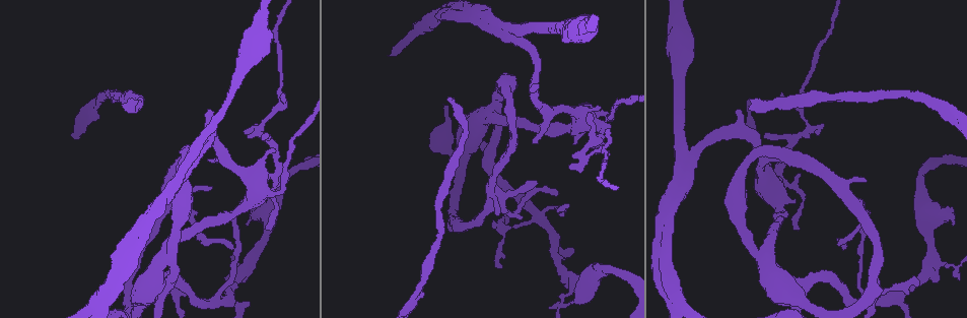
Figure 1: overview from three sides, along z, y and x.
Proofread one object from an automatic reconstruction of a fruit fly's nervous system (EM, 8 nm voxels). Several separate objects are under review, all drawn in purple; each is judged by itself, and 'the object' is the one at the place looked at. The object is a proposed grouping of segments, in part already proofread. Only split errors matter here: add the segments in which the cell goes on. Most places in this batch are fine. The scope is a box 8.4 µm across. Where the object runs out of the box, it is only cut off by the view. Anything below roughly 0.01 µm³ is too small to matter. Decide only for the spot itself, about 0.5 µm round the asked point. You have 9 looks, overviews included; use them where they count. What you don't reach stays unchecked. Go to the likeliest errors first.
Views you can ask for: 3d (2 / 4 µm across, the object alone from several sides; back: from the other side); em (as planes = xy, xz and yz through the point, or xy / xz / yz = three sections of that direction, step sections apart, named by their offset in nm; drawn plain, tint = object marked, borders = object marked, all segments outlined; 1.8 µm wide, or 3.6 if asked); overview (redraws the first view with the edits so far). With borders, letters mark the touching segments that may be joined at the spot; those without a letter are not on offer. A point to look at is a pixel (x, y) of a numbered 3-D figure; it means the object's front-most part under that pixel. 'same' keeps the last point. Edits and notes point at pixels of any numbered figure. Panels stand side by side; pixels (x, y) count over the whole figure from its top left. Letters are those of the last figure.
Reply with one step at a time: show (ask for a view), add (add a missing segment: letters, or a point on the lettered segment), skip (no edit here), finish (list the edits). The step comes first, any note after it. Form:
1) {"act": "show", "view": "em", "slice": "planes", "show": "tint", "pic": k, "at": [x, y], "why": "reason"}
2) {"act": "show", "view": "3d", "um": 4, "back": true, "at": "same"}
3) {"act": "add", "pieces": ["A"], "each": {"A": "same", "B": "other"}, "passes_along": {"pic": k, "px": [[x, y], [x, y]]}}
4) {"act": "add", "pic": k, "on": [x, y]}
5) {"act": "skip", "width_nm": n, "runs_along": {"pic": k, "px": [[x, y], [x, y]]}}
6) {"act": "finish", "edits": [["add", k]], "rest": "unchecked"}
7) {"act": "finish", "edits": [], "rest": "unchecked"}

{"act": "show", "view": "em", "slice": "planes", "show": "borders", "pic": 1, "at": [603, 125], "why": "arms part here"}

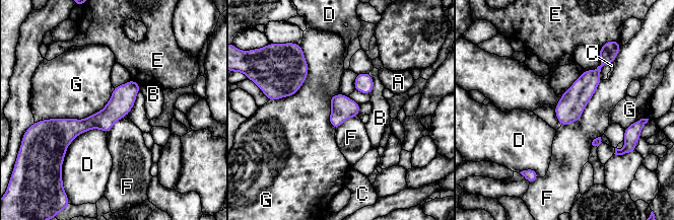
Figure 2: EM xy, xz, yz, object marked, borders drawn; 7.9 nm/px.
{"act": "skip", "width_nm": 190, "each": {"A": "other", "B": "other", "C": "other", "D": "other", "E": "other", "F": "other", "G": "other"}, "runs_along": {"pic": 2, "px": [[137, 87], [104, 120], [55, 123]]}, "found": "no lettered segment goes on from it"}

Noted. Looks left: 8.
{"act": "show", "view": "em", "um": 3.6, "slice": "planes", "show": "borders", "pic": 1, "at": [123, 104], "why": "an open end"}

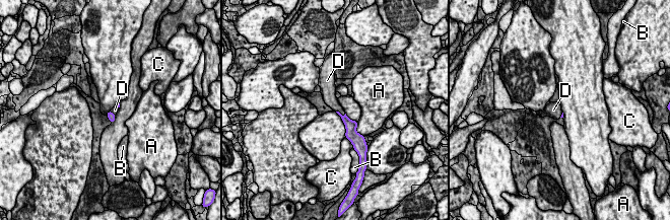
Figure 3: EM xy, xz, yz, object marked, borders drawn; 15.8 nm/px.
{"act": "add", "pieces": ["D"], "each": {"A": "other", "B": "other", "C": "other", "D": "same"}, "passes_along": {"pic": 3, "px": [[350, 126], [340, 114], [332, 101]]}, "found": "it goes on there"}

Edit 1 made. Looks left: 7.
{"act": "show", "view": "3d", "um": 4, "back": true, "pic": 1, "at": [480, 145], "why": "sharp bend"}

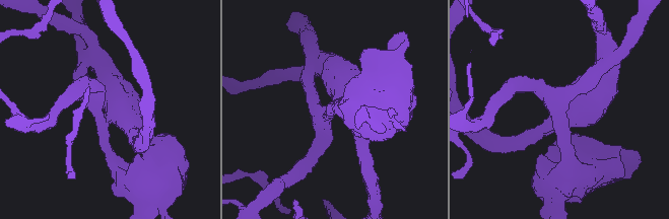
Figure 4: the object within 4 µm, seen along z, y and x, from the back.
{"act": "show", "view": "em", "um": 3.6, "slice": "planes", "show": "borders", "pic": 4, "at": [106, 117]}

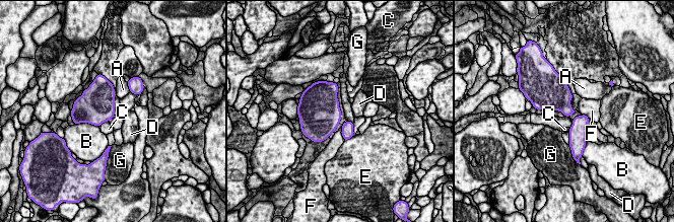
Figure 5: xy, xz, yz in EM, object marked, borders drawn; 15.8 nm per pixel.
{"act": "skip", "each": {"A": "other", "B": "other", "C": "other", "D": "other", "E": "other", "F": "other", "G": "other"}, "border": {"pic": 5, "px": [[341, 127], [341, 136], [344, 140]]}, "found": "none of them fits"}

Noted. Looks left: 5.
{"act": "show", "view": "3d", "um": 2, "back": true, "pic": 1, "at": [826, 172], "why": "touches itself"}

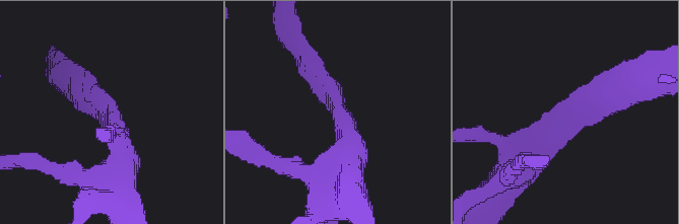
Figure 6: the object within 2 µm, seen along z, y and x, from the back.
{"act": "show", "view": "em", "slice": "xy", "step": 4, "show": "borders", "pic": 6, "at": [339, 113]}

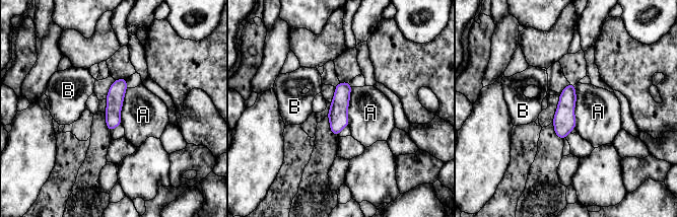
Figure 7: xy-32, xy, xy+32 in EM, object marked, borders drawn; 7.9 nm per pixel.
{"act": "skip", "width_nm": 140, "each": {"A": "other", "B": "other"}, "runs_along": {"pic": 7, "px": [[124, 80], [116, 92], [110, 127]]}, "found": "none of them fits"}

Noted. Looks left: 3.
{"act": "finish", "edits": [["add", 3]], "rest": "unchecked"}

